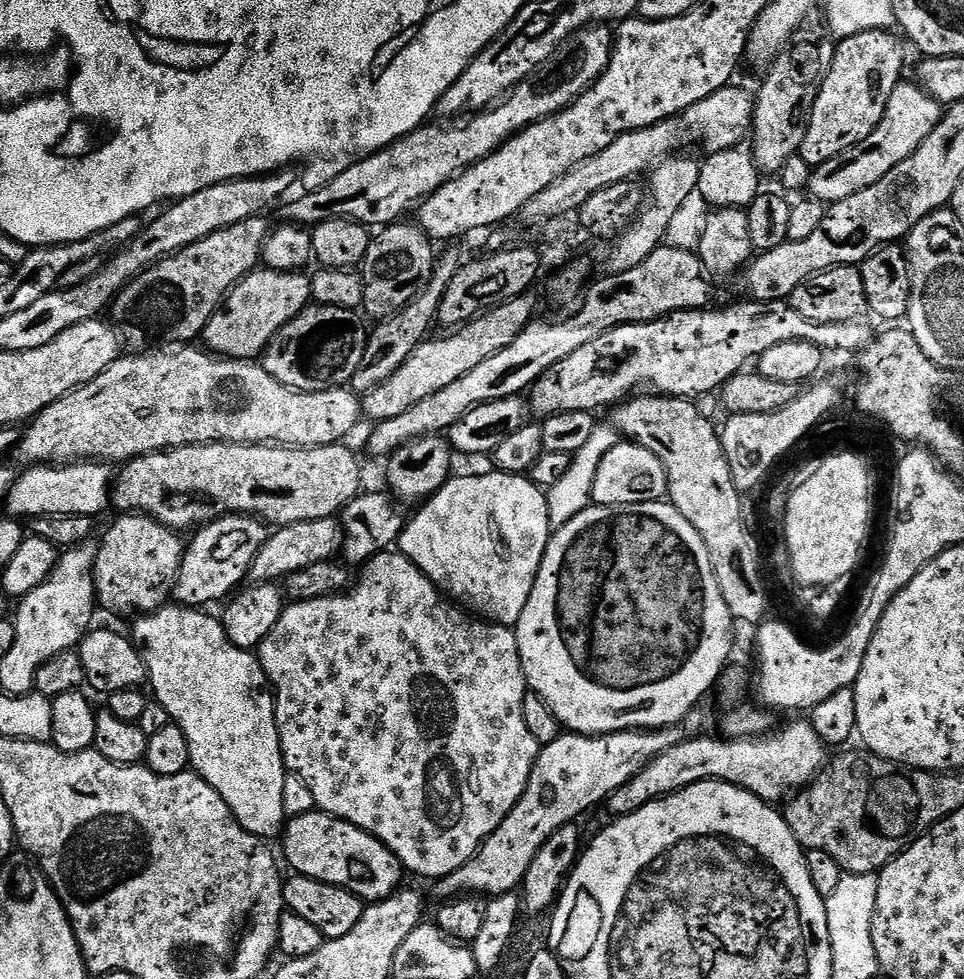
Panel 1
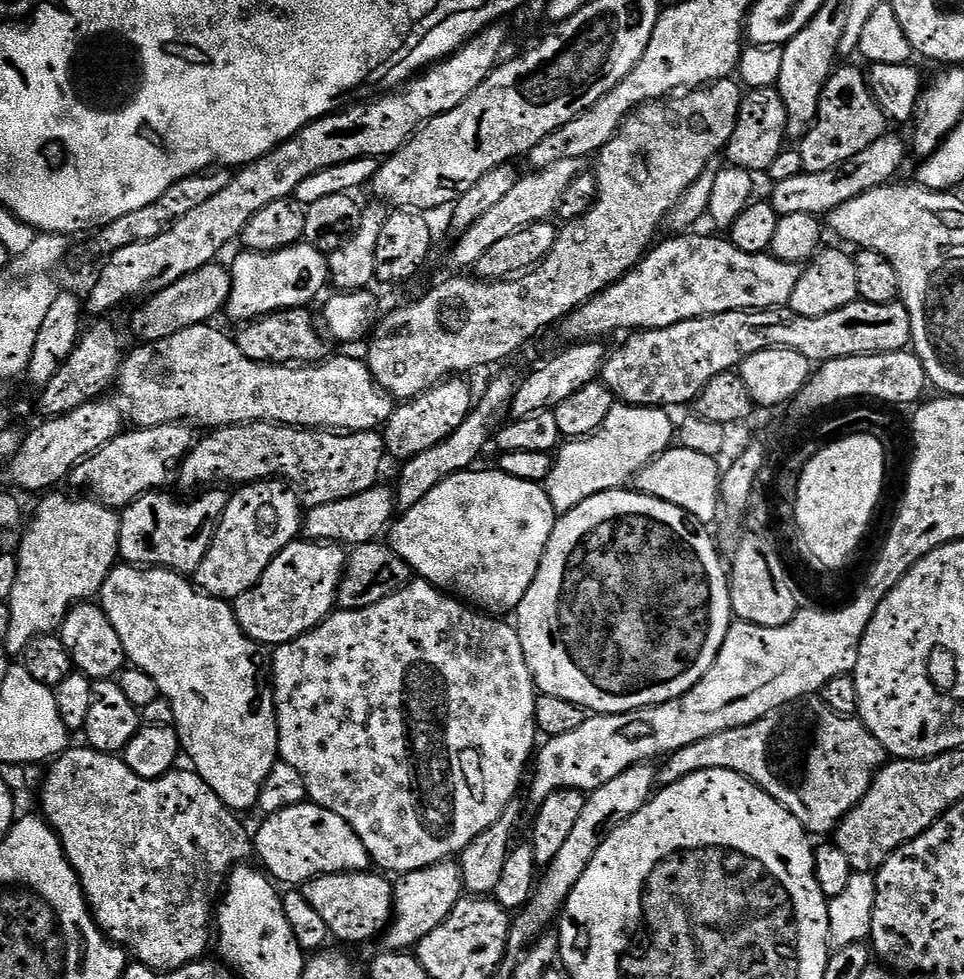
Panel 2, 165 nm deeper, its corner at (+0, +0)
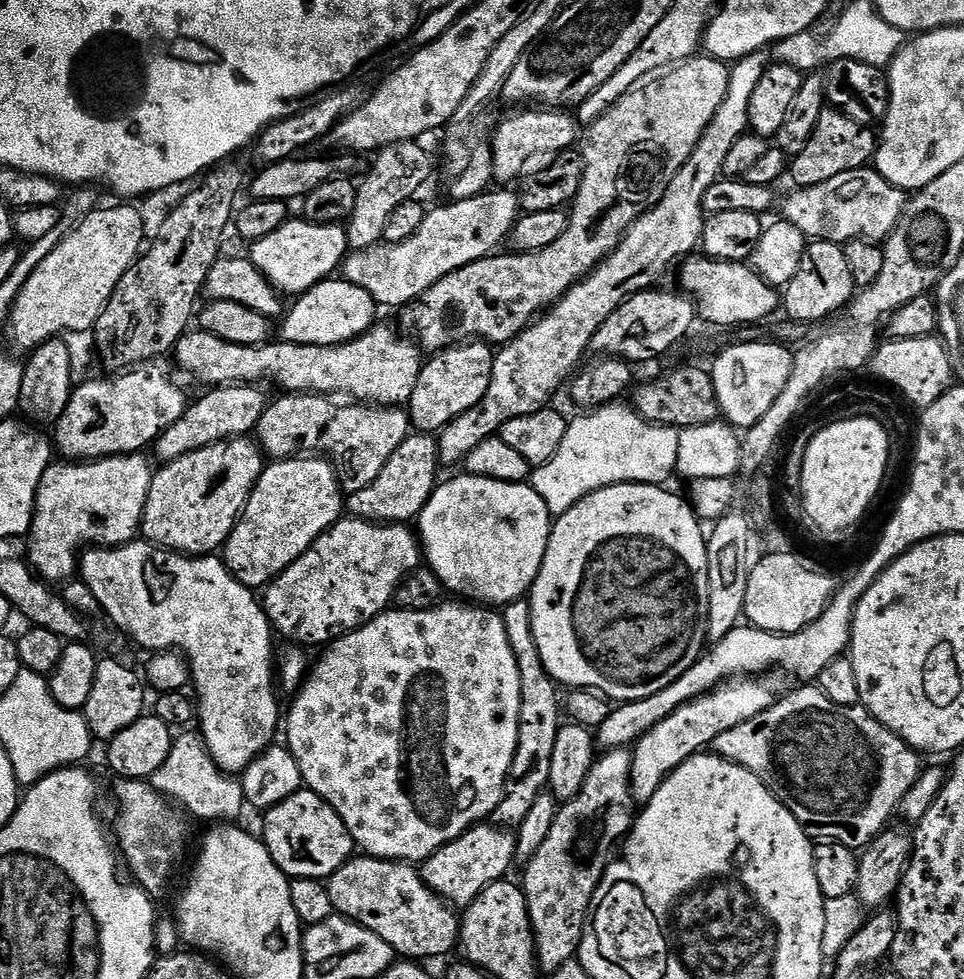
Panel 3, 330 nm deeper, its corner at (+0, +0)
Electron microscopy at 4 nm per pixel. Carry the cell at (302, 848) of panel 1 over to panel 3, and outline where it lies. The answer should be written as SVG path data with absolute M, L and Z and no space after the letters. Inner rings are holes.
M295 792L286 802L264 812L264 845L270 850L270 858L289 878L314 878L324 880L333 876L348 860L353 859L352 836L346 830L342 818L316 792Z

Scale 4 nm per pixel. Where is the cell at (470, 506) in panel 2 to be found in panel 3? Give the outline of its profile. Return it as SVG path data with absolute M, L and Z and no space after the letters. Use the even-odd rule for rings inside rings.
M461 474L445 484L444 481L437 483L426 506L420 511L418 539L427 567L449 593L457 592L460 595L457 597L484 606L503 606L529 595L533 582L538 578L542 558L546 558L553 523L552 511L546 502L542 502L538 490L534 490L531 483L515 484Z

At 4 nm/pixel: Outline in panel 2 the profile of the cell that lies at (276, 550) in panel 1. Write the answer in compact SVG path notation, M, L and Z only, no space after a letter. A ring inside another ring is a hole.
M384 482L377 483L370 490L362 490L362 494L354 494L350 498L342 498L338 502L311 505L302 516L302 532L307 539L317 542L355 546L370 544L381 539L380 536L389 531L398 505L395 491ZM309 511L309 512L308 512ZM396 512L396 513L395 513ZM393 515L393 516L392 516Z

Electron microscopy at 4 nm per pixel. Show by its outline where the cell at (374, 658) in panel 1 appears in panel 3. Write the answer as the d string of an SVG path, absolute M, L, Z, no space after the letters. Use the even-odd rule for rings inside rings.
M441 602L430 610L406 610L405 608L396 608L376 616L370 622L366 622L358 630L346 632L331 644L323 649L320 657L315 657L314 663L309 667L308 674L304 678L304 683L296 689L291 697L292 709L286 712L286 728L288 724L288 740L286 746L294 754L294 762L298 762L298 770L302 770L304 779L304 788L309 792L316 792L324 799L342 818L346 830L352 836L352 843L361 853L376 856L379 860L398 860L401 862L423 862L429 860L436 851L442 846L468 832L474 825L487 821L495 813L498 802L504 793L506 778L510 770L510 762L514 762L514 750L518 750L518 722L520 721L520 711L522 710L522 682L518 679L518 662L514 659L514 650L510 650L510 638L506 638L506 628L504 626L504 617L499 611L493 610L488 606L477 606L472 602L456 602L460 604L448 604Z

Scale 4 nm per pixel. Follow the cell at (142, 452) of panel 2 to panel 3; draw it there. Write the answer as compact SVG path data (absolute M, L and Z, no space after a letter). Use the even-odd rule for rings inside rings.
M229 384L216 386L205 396L200 396L189 403L188 408L163 434L157 438L154 451L160 462L177 460L182 454L202 450L214 442L231 440L234 436L248 436L255 433L264 409L268 407L269 397L264 397L263 387L251 384Z

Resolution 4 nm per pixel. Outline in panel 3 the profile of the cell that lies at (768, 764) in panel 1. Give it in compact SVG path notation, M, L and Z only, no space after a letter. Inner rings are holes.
M818 686L796 687L800 688L794 689L792 693L789 691L787 694L781 695L775 704L762 710L762 714L744 720L738 726L734 726L734 730L726 730L724 733L718 734L718 738L714 738L714 742L710 745L711 751L724 760L729 760L746 770L750 770L750 774L757 776L788 807L790 814L794 814L794 818L798 818L798 822L804 825L804 833L813 841L833 840L834 842L842 842L842 846L850 846L857 850L867 849L873 838L879 836L889 827L890 821L888 819L892 815L894 817L897 815L902 798L906 798L906 794L920 776L922 771L921 757L915 748L911 748L902 738L898 738L898 734L894 734L889 728L882 726L882 722L878 722L863 706L838 706L834 702L830 702L830 698L826 698L826 694L822 694L822 690Z

